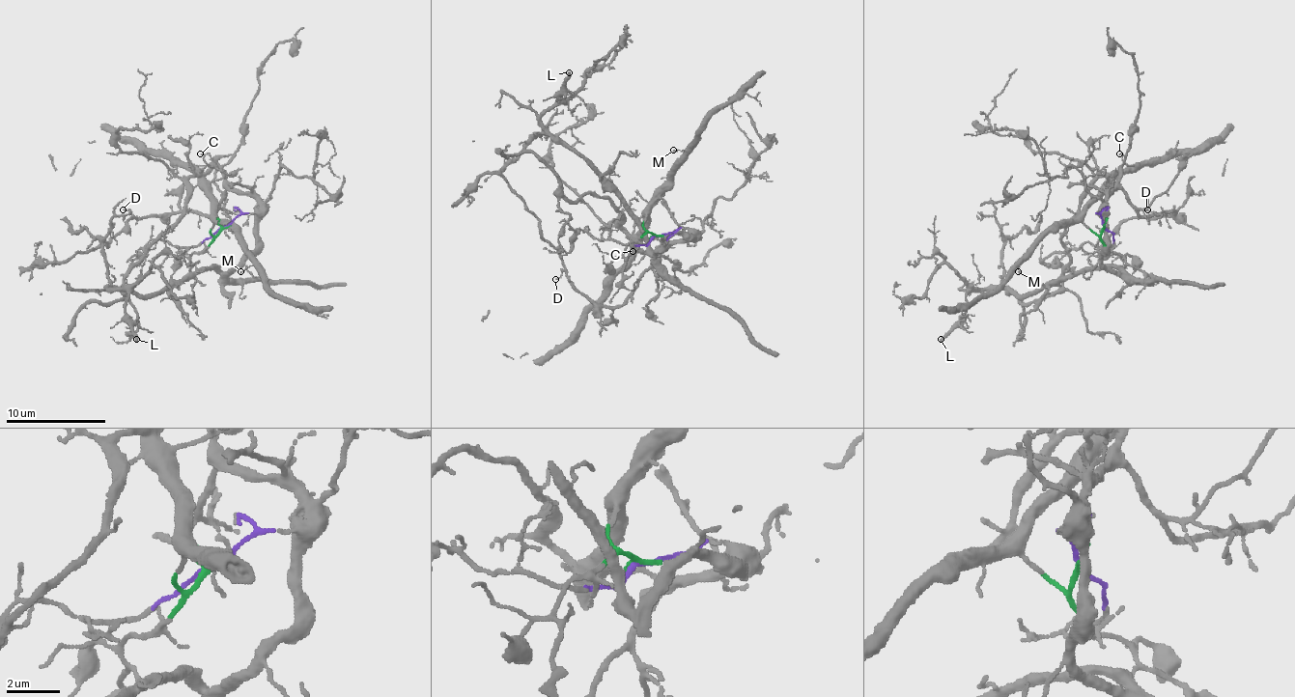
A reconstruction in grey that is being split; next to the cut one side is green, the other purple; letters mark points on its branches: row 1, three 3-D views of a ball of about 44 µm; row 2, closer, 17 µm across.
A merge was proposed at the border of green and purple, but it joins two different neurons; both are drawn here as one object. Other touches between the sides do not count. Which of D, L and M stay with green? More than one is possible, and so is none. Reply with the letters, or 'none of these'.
M

